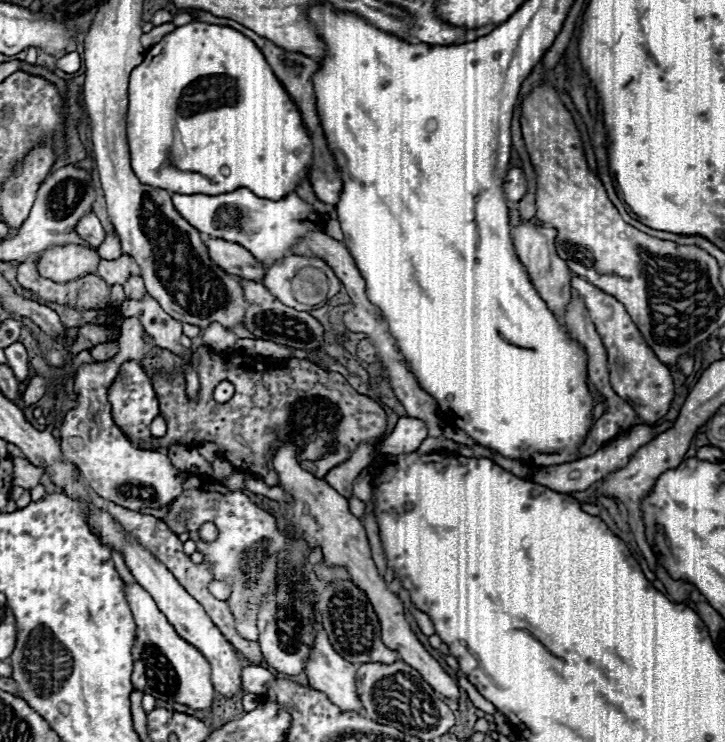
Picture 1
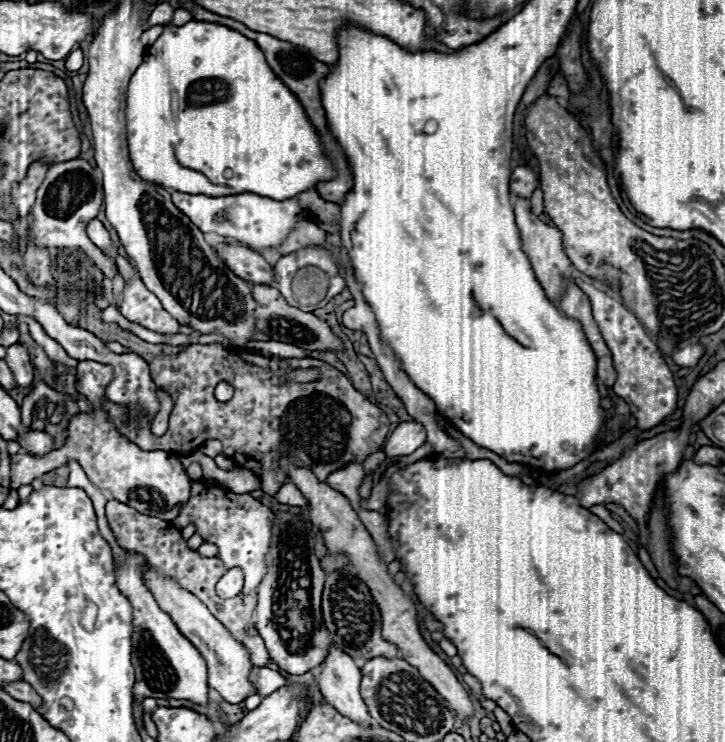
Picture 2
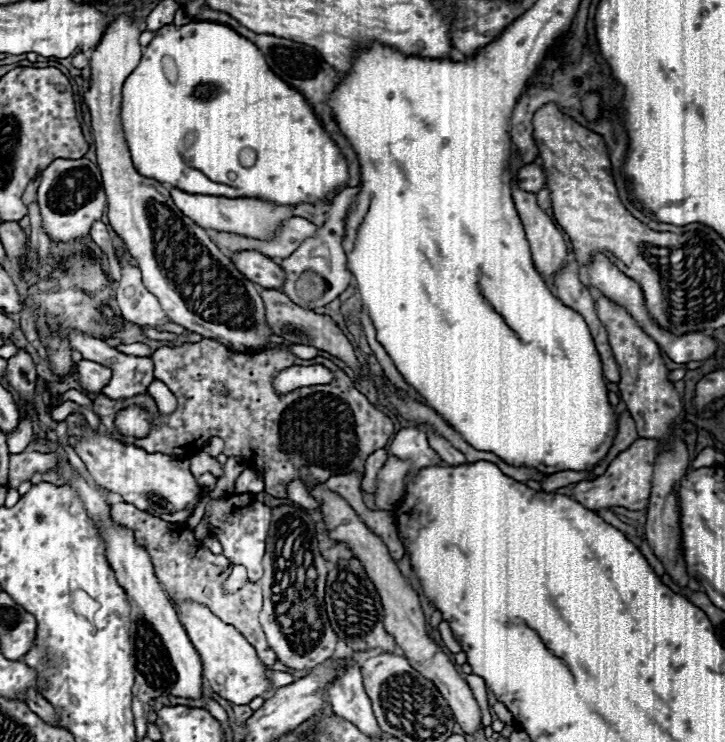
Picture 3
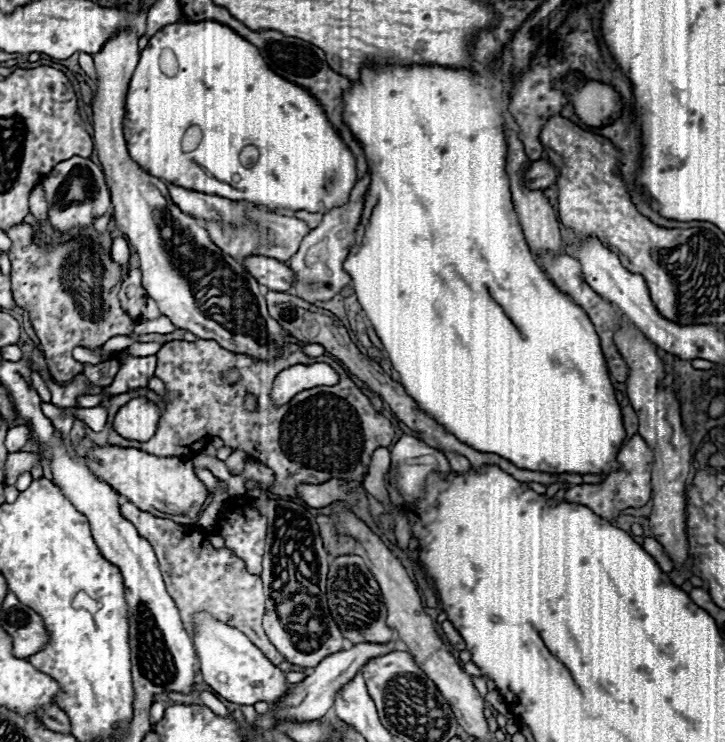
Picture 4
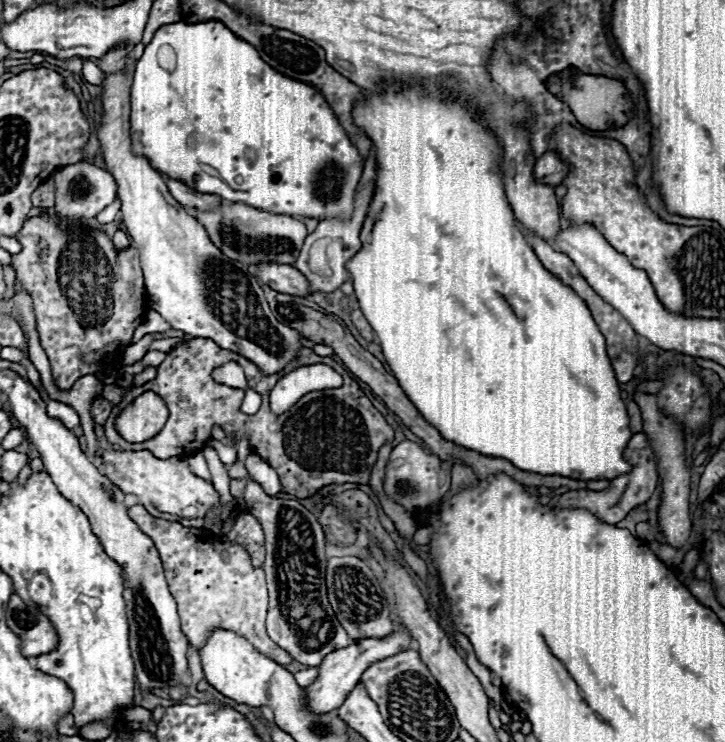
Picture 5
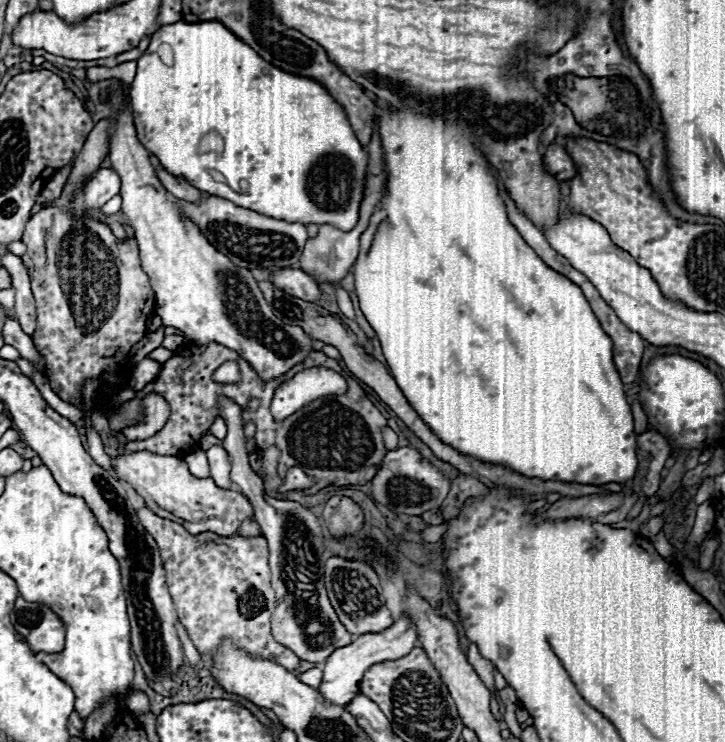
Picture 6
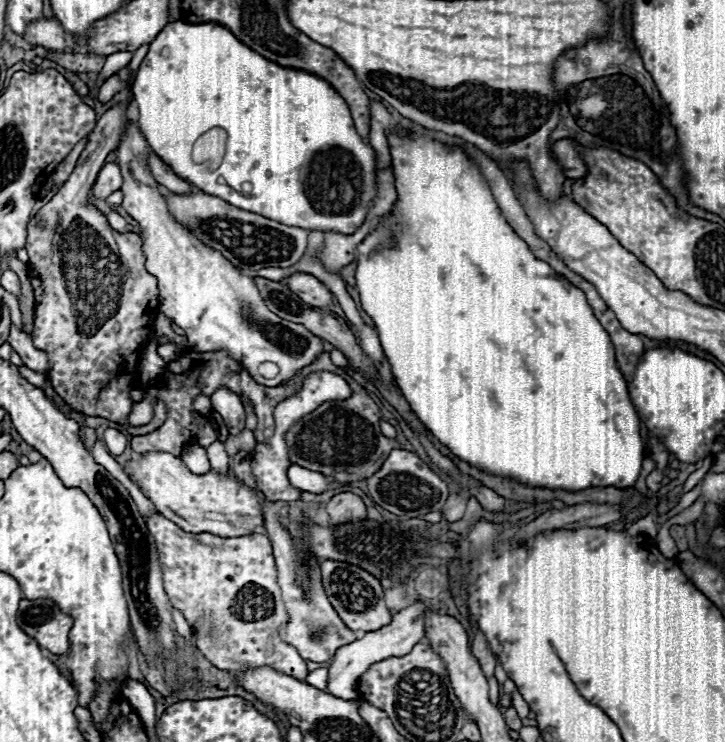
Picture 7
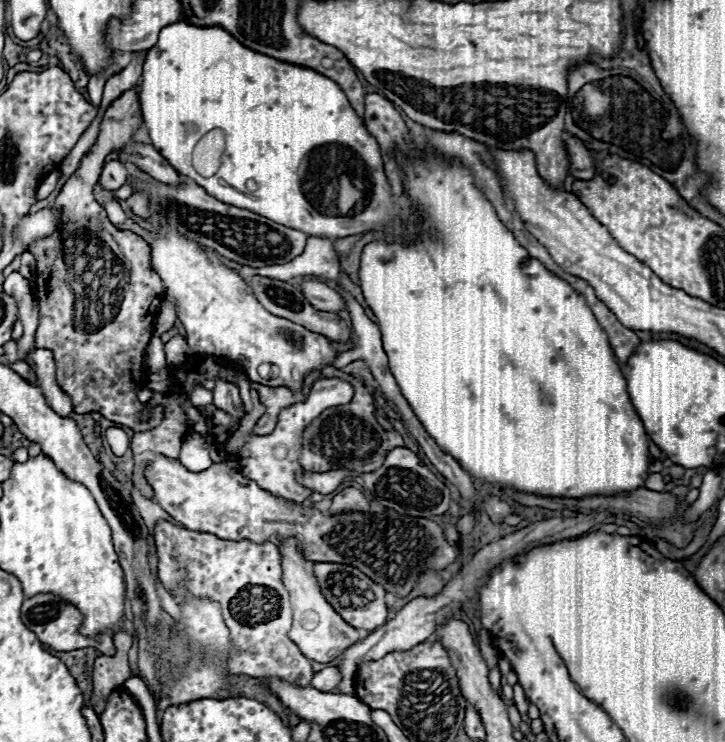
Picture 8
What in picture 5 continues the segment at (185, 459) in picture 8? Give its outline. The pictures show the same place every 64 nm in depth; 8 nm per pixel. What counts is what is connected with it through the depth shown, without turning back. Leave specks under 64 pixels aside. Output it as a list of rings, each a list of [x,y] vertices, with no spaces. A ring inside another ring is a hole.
[[[196,452],[194,456],[190,456],[190,458],[188,458],[188,462],[190,462],[192,472],[194,472],[198,478],[210,480],[210,472],[208,472],[208,466],[206,466],[206,460],[204,460],[202,452]]]

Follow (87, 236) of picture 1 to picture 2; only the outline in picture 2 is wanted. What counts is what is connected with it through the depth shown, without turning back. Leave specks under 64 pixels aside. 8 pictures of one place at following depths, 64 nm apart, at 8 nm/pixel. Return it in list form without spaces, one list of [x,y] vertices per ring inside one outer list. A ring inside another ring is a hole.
[[[90,220],[86,232],[88,232],[90,240],[92,240],[102,252],[108,252],[108,250],[110,250],[110,247],[112,246],[110,234],[108,234],[108,230],[104,228],[104,224],[102,224],[100,220]]]

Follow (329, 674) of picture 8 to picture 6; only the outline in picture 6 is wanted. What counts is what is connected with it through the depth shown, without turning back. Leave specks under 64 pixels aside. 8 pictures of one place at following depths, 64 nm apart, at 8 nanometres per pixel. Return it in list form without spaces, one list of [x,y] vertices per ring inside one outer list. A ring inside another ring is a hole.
[[[312,668],[300,674],[300,680],[304,680],[304,684],[312,684],[314,688],[318,688],[322,684],[322,670],[320,668]]]

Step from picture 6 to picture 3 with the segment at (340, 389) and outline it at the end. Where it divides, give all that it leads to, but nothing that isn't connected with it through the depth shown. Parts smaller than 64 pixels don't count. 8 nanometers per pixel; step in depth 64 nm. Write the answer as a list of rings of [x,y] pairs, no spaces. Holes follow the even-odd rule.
[[[322,364],[314,366],[292,366],[282,370],[274,378],[274,390],[278,394],[288,394],[296,388],[306,388],[306,386],[316,386],[316,384],[330,384],[334,380],[334,374],[324,368]]]

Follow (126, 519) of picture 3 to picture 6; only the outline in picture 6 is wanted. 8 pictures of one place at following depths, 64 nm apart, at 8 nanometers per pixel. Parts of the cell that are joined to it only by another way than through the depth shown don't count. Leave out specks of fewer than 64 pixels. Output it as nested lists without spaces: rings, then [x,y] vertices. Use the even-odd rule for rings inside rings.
[[[140,508],[138,516],[160,548],[166,584],[180,622],[186,626],[188,636],[202,656],[208,656],[206,652],[216,652],[224,640],[232,640],[254,658],[272,660],[288,672],[296,672],[300,668],[300,658],[290,648],[278,644],[270,630],[270,618],[278,600],[270,584],[270,552],[264,536],[224,538],[214,532],[194,536],[180,524],[164,520],[148,508]]]

